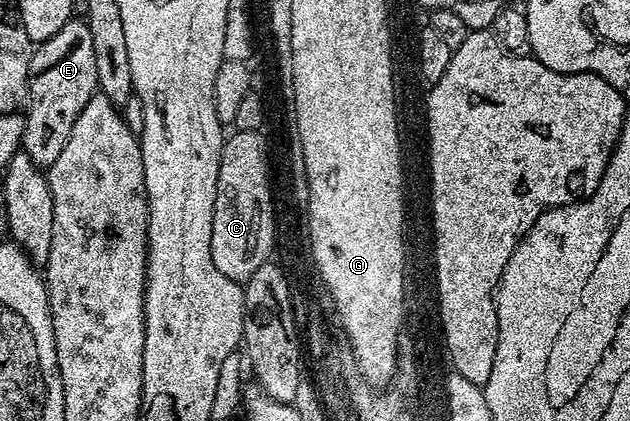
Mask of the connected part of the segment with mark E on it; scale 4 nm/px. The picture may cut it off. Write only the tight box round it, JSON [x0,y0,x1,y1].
[20,18,97,170]

